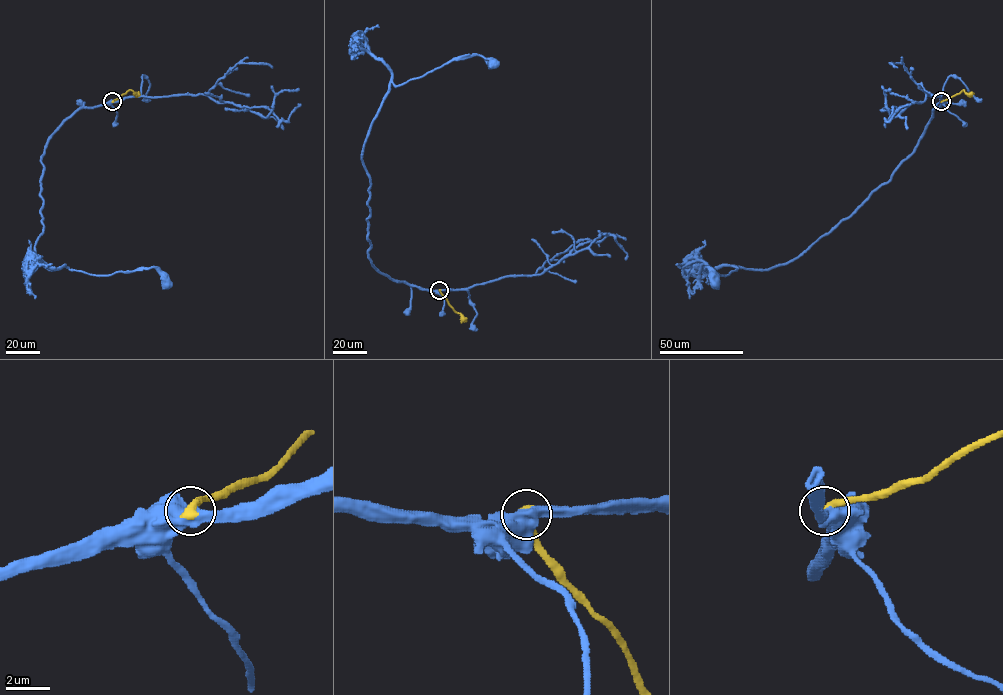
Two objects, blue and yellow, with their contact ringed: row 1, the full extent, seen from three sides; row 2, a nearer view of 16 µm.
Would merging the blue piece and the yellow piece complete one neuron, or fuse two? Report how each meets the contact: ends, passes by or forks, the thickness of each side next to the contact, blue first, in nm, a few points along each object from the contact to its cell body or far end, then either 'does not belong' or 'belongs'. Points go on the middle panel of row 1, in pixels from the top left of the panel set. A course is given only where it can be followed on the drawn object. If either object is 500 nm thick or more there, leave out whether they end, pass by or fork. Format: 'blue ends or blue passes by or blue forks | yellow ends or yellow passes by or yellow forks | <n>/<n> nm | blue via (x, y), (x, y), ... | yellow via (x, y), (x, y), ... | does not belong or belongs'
600/400 nm | blue via (440, 290), (396, 282), (372, 264), (362, 149), (391, 82), (403, 84), (464, 56), (494, 63) | yellow via (440, 290), (449, 305), (461, 315), (461, 323) | does not belong

